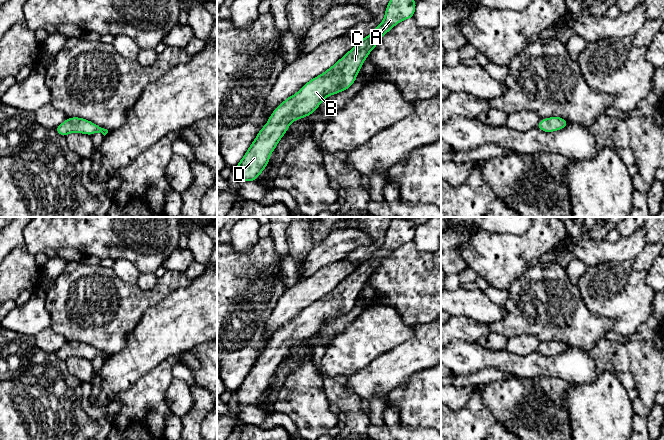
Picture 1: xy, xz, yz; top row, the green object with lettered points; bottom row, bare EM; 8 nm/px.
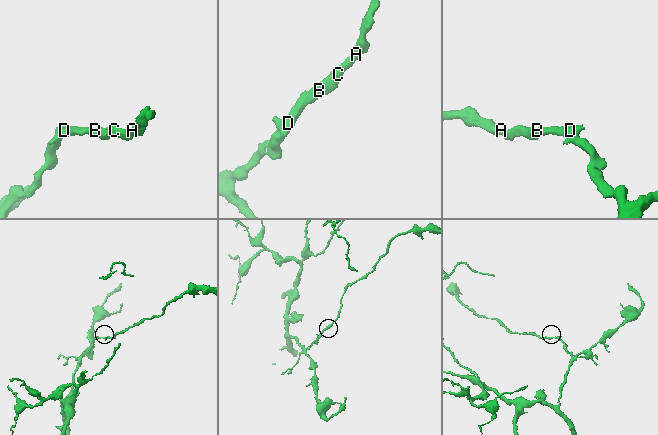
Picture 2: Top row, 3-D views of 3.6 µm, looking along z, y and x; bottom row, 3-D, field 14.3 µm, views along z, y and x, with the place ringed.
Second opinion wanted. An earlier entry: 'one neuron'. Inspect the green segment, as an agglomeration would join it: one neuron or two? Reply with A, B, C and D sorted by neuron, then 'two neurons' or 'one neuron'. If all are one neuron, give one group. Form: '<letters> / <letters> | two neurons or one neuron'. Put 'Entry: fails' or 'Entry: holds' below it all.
A B C D | one neuron
Entry: holds

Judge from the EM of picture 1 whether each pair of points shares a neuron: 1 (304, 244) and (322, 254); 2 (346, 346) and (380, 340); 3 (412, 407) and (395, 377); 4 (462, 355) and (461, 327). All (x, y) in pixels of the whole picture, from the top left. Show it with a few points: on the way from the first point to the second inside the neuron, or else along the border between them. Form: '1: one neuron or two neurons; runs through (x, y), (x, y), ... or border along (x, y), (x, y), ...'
1: two neurons; border along (314, 246), (300, 263), (297, 263), (289, 255)
2: one neuron; runs through (354, 346), (357, 346), (363, 340), (372, 340)
3: two neurons; border along (419, 373), (389, 393), (388, 405)
4: two neurons; border along (451, 341), (476, 343)

